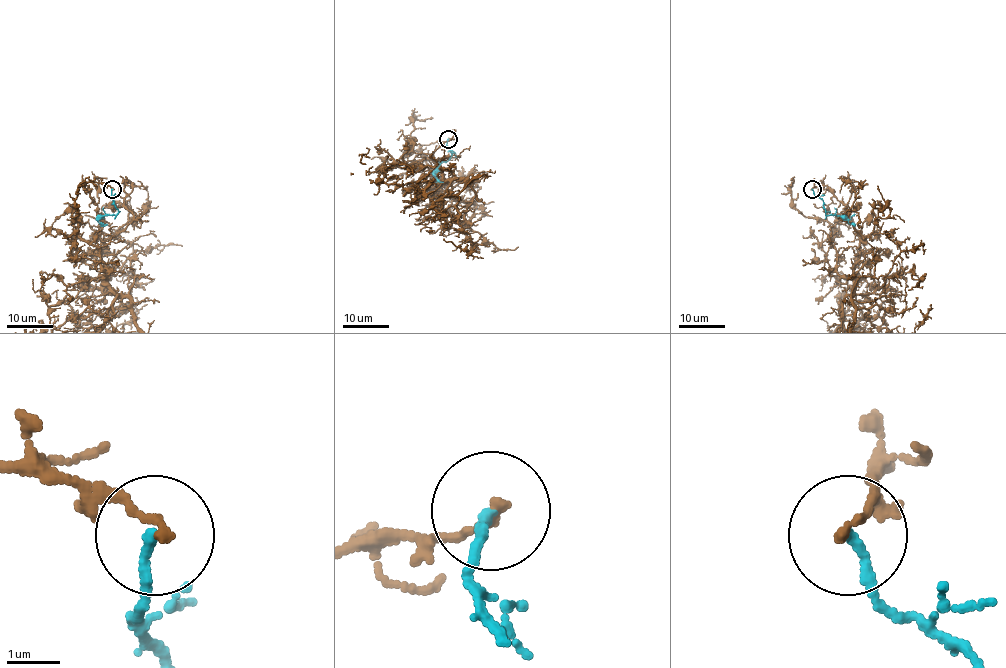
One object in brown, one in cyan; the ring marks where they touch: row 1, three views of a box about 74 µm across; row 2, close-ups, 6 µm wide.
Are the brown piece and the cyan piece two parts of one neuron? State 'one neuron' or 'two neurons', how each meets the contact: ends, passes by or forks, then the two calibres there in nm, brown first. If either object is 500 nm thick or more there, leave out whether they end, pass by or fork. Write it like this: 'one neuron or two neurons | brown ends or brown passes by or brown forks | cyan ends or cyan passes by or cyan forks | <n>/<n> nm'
two neurons | brown ends | cyan ends | 160/180 nm

